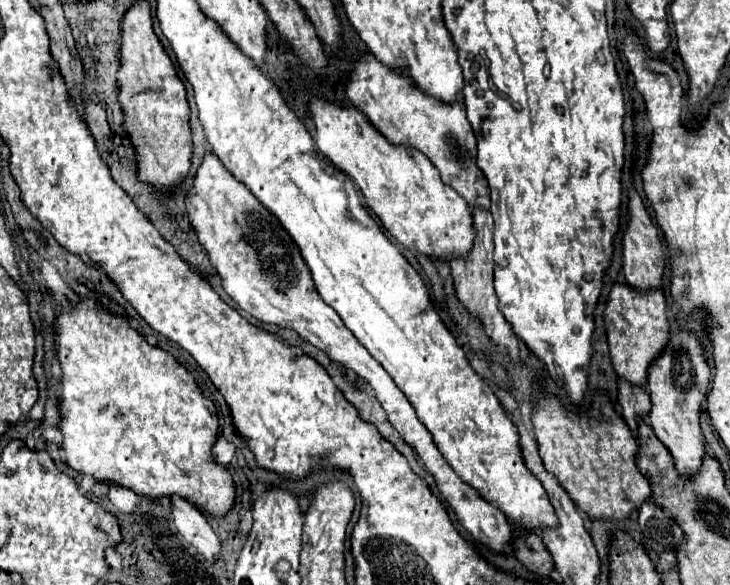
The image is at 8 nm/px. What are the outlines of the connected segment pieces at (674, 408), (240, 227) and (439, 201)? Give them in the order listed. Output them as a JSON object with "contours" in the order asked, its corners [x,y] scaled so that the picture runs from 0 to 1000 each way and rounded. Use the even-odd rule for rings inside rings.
{"contours":[[[[921,564],[921,578],[915,588],[918,591],[904,605],[904,615],[893,622],[893,632],[888,632],[888,667],[893,680],[888,721],[899,749],[921,776],[929,810],[937,814],[937,821],[945,821],[956,810],[962,783],[967,776],[964,745],[959,735],[959,694],[973,660],[973,629],[967,612],[962,609],[959,585],[942,564]]],[[[290,260],[279,267],[266,301],[266,321],[258,332],[255,356],[268,403],[282,424],[288,448],[301,468],[304,489],[315,503],[315,509],[332,530],[359,550],[405,564],[419,585],[447,602],[458,619],[501,646],[523,697],[529,701],[532,718],[564,762],[581,800],[592,810],[603,844],[608,848],[636,906],[660,933],[677,940],[679,947],[693,947],[693,937],[701,937],[704,930],[704,906],[696,896],[693,882],[625,814],[625,807],[597,766],[584,728],[573,718],[559,680],[548,670],[532,636],[507,609],[507,602],[501,602],[501,595],[482,574],[466,540],[438,509],[427,485],[422,455],[416,451],[416,444],[411,444],[411,427],[405,424],[405,417],[400,417],[400,407],[389,397],[389,390],[384,390],[384,383],[378,383],[378,373],[345,335],[345,328],[332,311],[326,311],[307,287],[307,280]]],[[[427,168],[425,188],[433,209],[436,256],[493,321],[501,352],[521,373],[526,393],[551,421],[570,424],[592,444],[641,441],[652,407],[647,359],[622,321],[603,308],[603,294],[578,260],[532,246],[504,202],[485,185],[463,185],[441,168]]]]}

